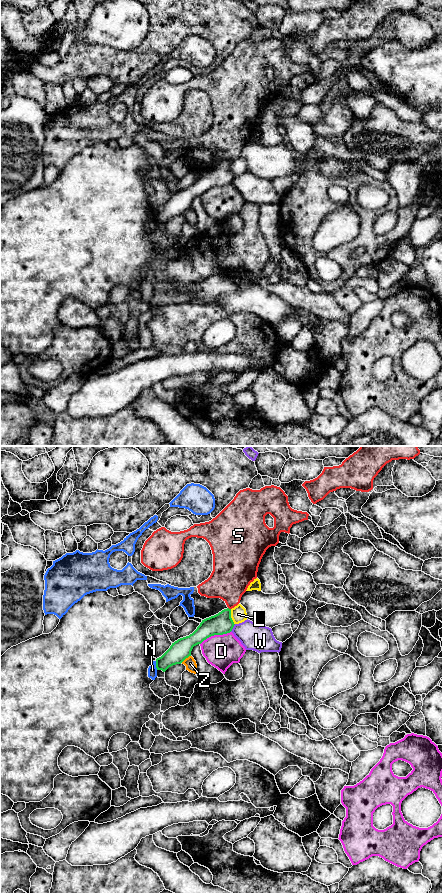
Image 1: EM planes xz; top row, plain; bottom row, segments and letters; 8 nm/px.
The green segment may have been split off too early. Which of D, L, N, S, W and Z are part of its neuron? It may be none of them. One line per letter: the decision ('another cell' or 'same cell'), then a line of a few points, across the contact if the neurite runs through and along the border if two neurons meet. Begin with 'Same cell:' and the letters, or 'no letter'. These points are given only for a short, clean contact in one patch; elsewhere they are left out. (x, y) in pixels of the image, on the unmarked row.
Same cell: no letter
D: another cell; line xz (230, 183), (224, 186), (211, 187), (200, 196)
L: another cell
N: another cell
S: another cell; line xz (228, 159), (230, 161)
W: another cell
Z: another cell; line xz (190, 207), (181, 214)

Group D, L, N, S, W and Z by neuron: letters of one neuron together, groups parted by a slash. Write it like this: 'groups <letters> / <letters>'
groups D / L / N S / W / Z

